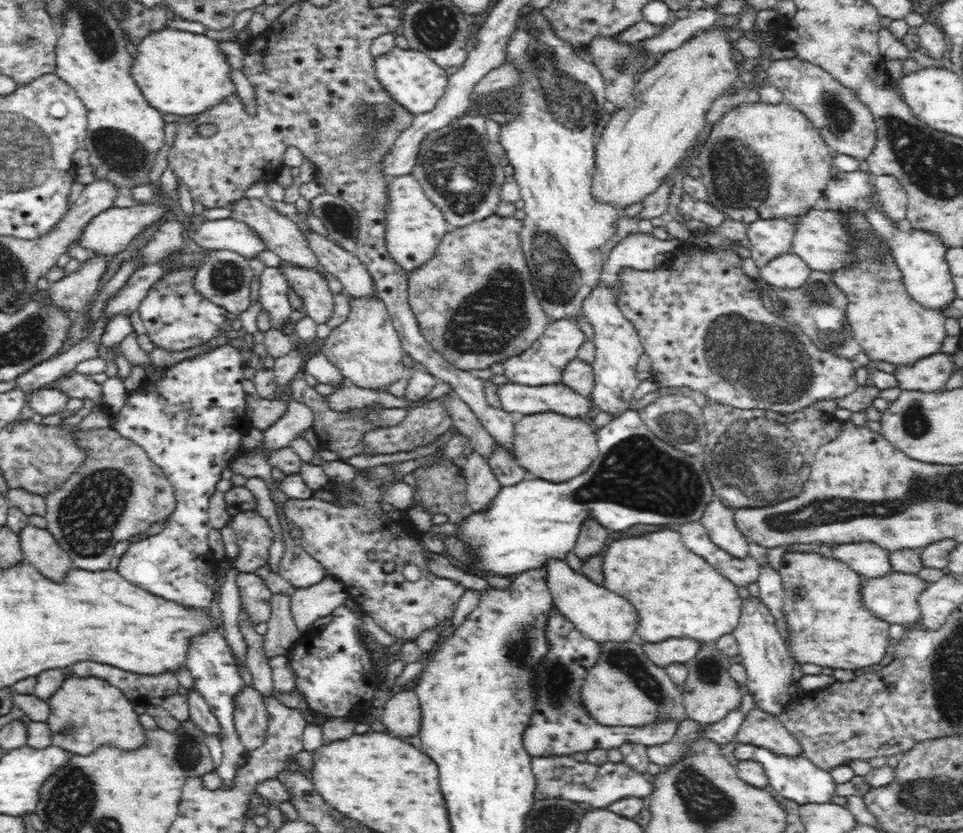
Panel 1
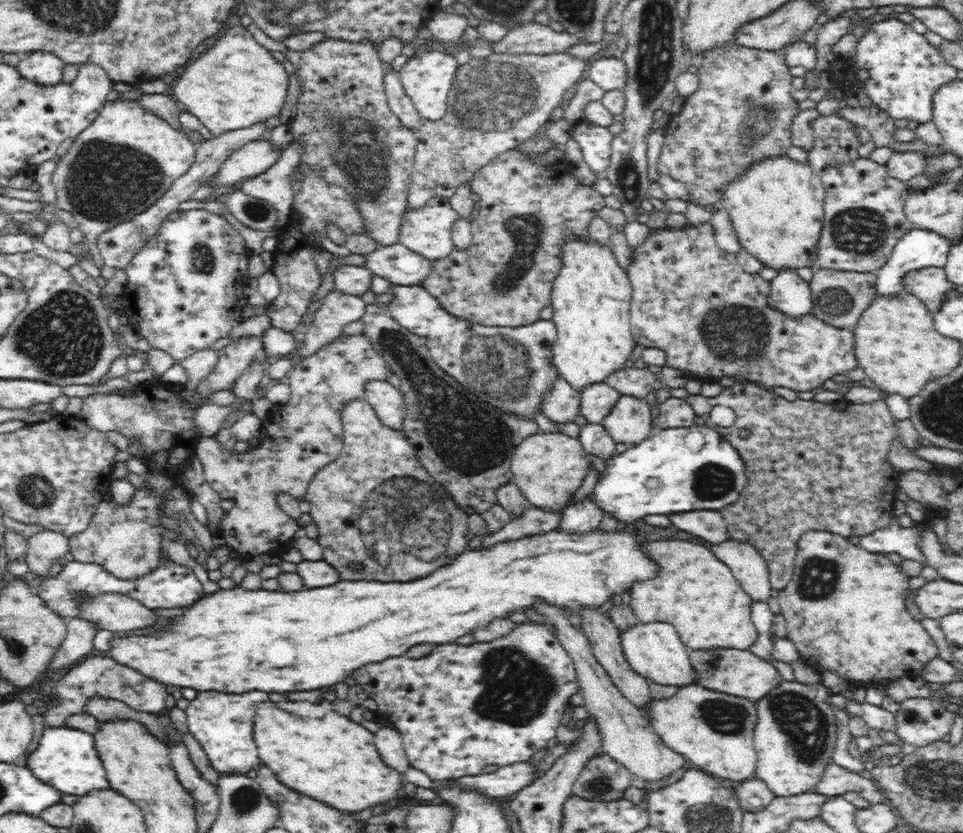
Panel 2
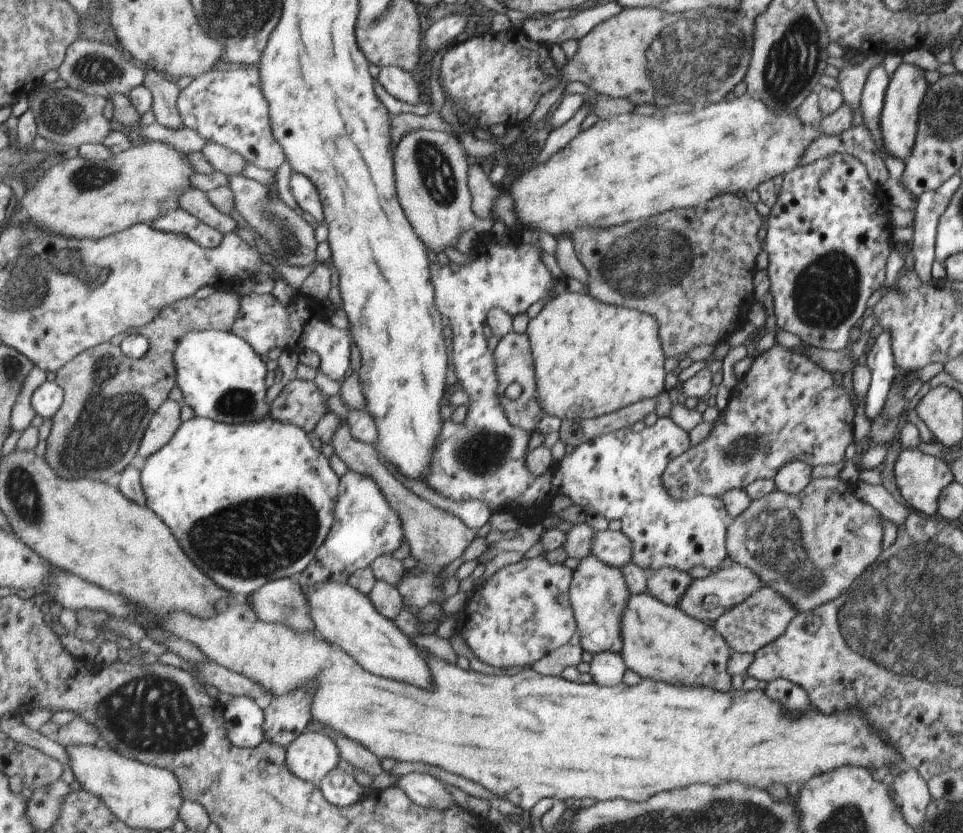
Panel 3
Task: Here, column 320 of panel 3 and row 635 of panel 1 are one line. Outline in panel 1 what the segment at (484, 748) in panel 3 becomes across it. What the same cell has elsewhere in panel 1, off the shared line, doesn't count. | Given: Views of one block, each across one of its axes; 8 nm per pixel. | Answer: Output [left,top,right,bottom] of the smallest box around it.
[602,530,741,643]

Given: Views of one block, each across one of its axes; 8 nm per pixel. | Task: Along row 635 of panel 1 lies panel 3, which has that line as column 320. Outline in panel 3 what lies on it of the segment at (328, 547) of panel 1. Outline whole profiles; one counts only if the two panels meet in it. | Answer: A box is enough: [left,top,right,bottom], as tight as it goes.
[270,378,331,435]

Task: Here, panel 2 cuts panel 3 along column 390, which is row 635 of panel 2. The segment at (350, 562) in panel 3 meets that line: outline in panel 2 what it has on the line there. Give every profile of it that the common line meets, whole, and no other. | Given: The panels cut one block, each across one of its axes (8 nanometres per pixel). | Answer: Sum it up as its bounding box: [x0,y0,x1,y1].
[354,624,579,782]

